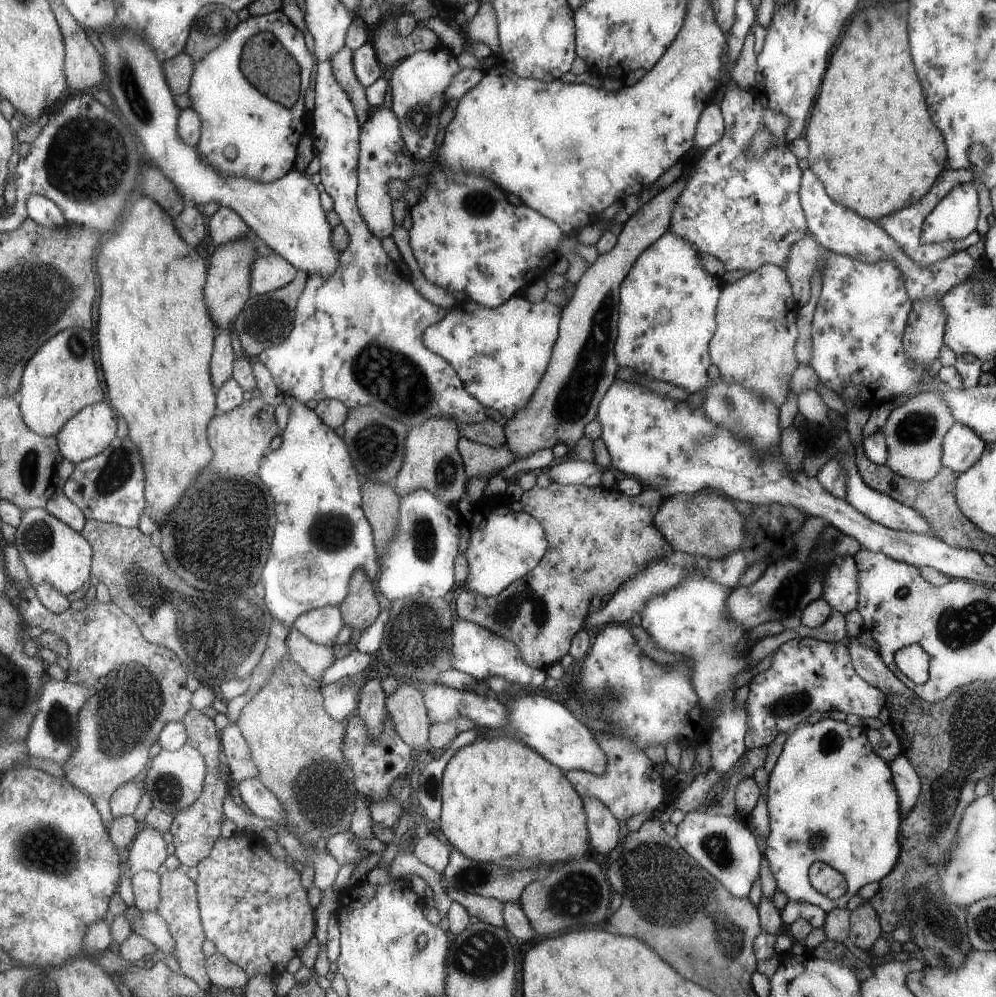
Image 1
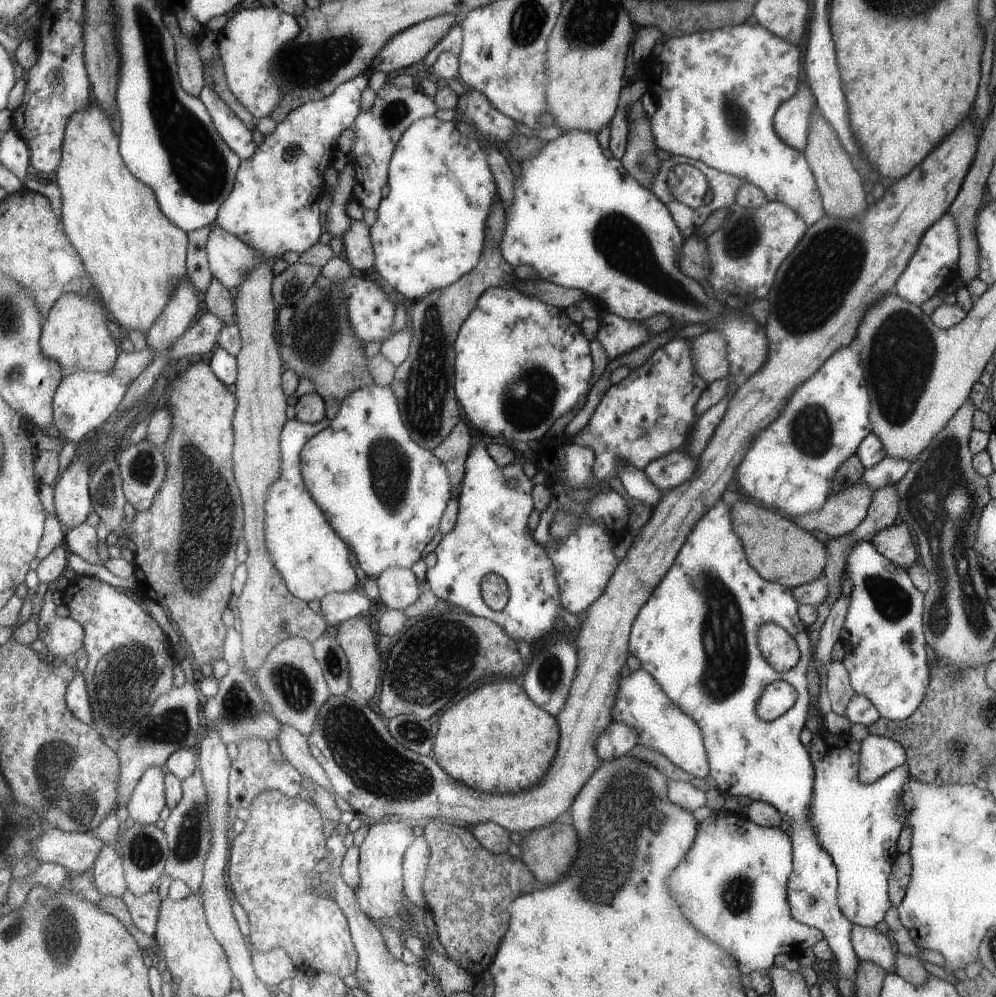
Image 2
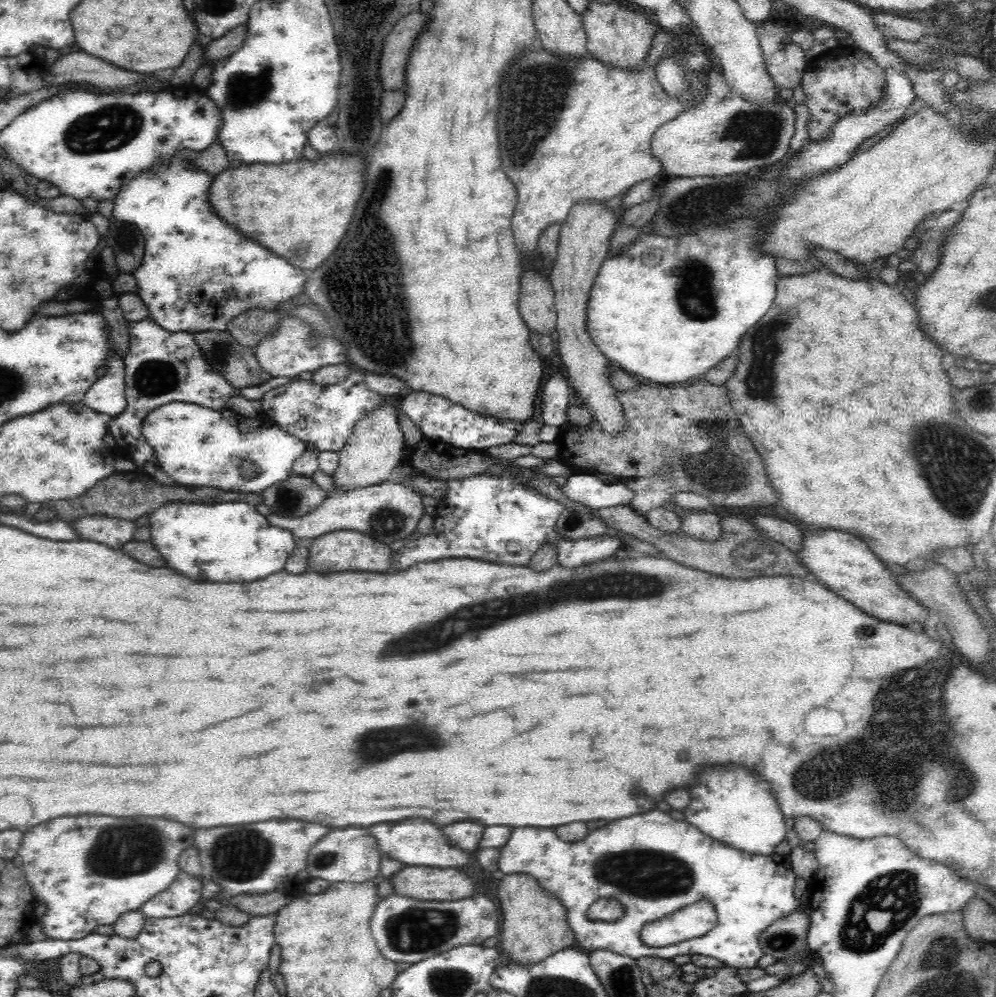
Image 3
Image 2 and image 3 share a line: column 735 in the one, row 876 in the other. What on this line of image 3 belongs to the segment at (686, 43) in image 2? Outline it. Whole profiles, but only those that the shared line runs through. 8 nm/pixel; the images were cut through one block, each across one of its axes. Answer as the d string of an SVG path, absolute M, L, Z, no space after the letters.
M70 816L70 818L58 818L58 820L50 820L46 824L40 824L36 828L32 828L30 832L24 834L18 858L22 862L18 862L23 870L26 882L32 887L33 895L36 900L44 900L47 904L47 915L42 920L37 920L38 926L42 927L42 931L46 931L46 935L54 940L80 940L89 935L97 926L102 924L114 924L115 920L124 915L129 910L138 910L149 898L164 892L176 876L181 872L179 868L178 858L180 854L187 849L196 848L194 840L194 830L186 828L178 822L170 822L170 820L158 820L158 818L108 818L108 816Z

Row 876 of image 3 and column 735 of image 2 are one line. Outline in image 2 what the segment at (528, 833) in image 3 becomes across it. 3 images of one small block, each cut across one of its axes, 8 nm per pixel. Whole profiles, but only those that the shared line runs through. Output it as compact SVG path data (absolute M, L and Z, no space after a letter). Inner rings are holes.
M722 496L718 502L715 502L714 506L711 506L711 514L709 509L707 510L707 518L699 518L698 522L695 522L694 529L686 537L686 543L679 550L678 557L675 558L674 564L667 570L667 573L663 576L662 581L658 583L654 592L647 598L646 603L642 606L642 609L638 611L638 616L634 619L634 624L630 628L630 639L628 642L628 653L634 656L641 663L641 670L647 672L658 686L662 688L663 694L667 695L678 708L684 714L690 716L695 723L698 724L699 730L703 734L703 743L706 748L706 760L708 765L708 775L711 776L715 788L722 796L741 796L749 798L751 801L761 801L765 804L773 806L779 812L781 821L789 824L791 832L790 842L793 846L793 862L792 870L787 878L787 904L789 914L793 921L799 922L799 924L805 924L821 930L823 932L823 939L828 943L829 949L835 958L837 963L837 974L839 978L845 978L845 980L853 980L856 974L856 964L858 962L857 955L854 954L853 944L851 943L851 929L854 925L849 922L849 918L839 910L838 906L838 880L837 880L837 868L835 867L834 860L831 856L823 850L823 846L819 846L819 838L815 836L815 830L809 826L807 822L807 816L811 814L811 799L814 797L814 764L811 763L811 758L807 747L804 747L799 742L799 733L804 727L807 720L807 690L805 690L805 672L807 672L807 662L809 662L809 656L811 656L811 642L809 644L802 644L797 642L798 652L800 654L797 664L793 666L788 672L776 672L765 662L765 658L761 656L759 651L759 644L757 644L757 630L761 624L767 624L767 622L773 622L777 626L781 626L789 636L793 638L799 636L801 632L805 632L805 626L803 626L802 620L798 617L798 602L795 600L791 591L781 584L768 582L763 579L753 567L750 566L749 560L746 558L745 552L742 550L742 539L739 538L737 532L735 532L733 524L731 524L731 508L732 499L728 496ZM782 680L789 683L797 692L797 699L795 704L789 708L787 712L781 714L775 720L767 722L759 718L755 712L756 703L761 696L765 686Z

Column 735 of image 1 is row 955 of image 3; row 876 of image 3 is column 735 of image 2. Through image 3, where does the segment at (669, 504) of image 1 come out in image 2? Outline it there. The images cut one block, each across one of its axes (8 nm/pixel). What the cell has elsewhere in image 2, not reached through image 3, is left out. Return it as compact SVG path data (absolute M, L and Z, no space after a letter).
M732 500L731 524L742 539L742 550L758 574L768 582L781 584L791 590L794 587L817 580L825 563L825 548L807 530L801 530L785 516L761 508L751 502Z

